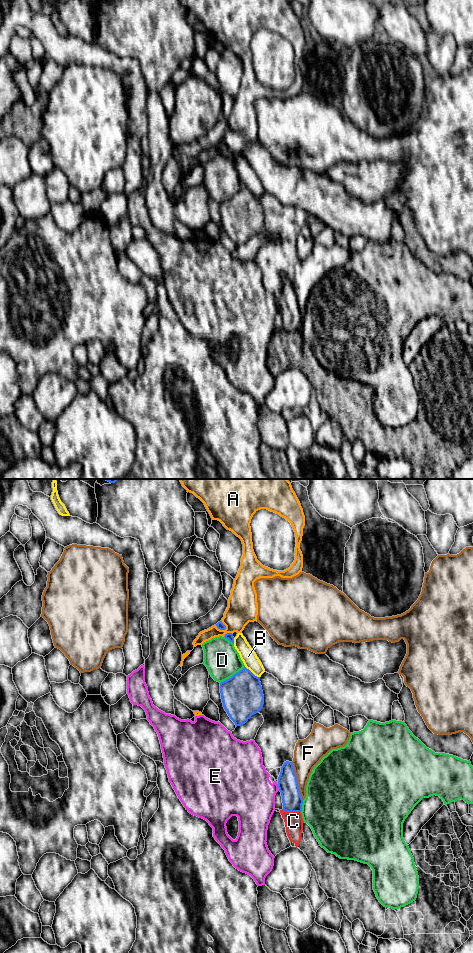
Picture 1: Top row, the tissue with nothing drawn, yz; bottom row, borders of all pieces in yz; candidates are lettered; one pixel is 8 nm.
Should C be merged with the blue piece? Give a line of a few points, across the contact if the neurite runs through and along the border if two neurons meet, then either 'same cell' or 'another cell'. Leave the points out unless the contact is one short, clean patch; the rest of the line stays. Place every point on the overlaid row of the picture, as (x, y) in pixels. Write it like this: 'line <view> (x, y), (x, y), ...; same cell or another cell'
line yz (282, 809), (300, 812); another cell

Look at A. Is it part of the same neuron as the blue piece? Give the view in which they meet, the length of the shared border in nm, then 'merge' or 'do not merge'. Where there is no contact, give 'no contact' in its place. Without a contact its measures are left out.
yz | 100 nm | do not merge

